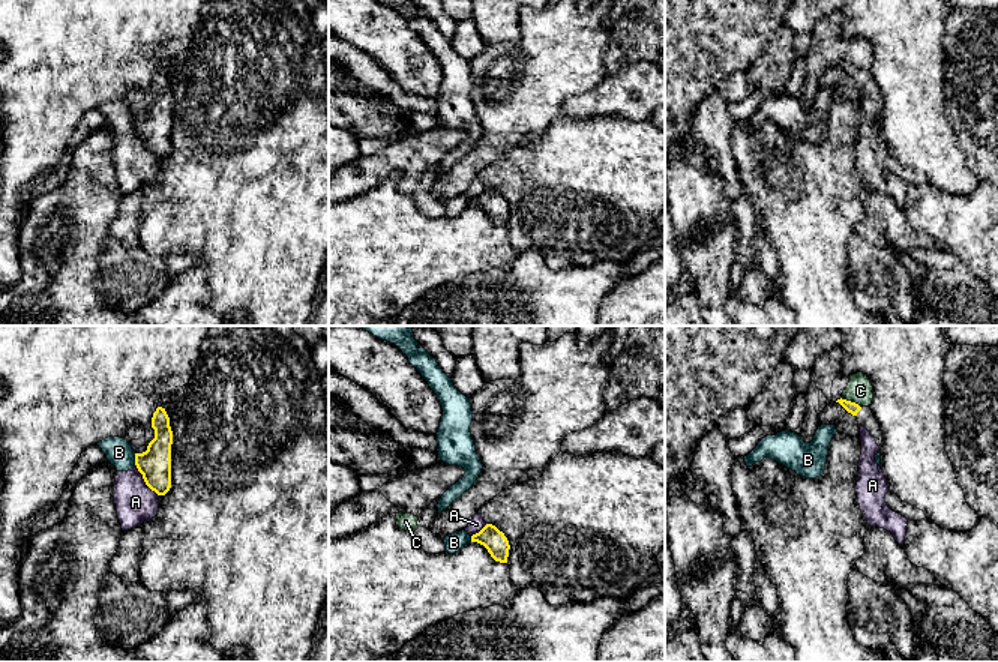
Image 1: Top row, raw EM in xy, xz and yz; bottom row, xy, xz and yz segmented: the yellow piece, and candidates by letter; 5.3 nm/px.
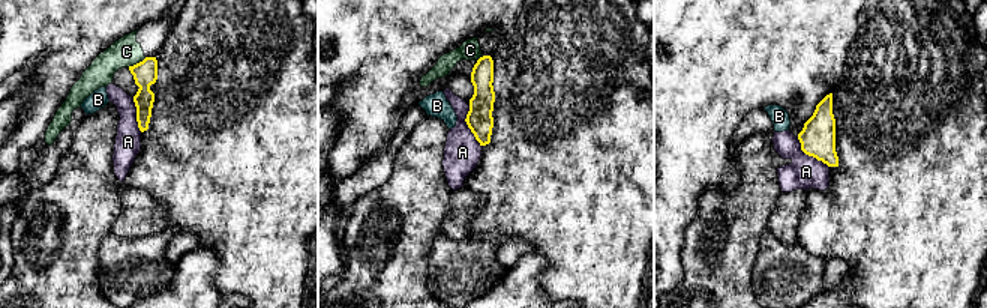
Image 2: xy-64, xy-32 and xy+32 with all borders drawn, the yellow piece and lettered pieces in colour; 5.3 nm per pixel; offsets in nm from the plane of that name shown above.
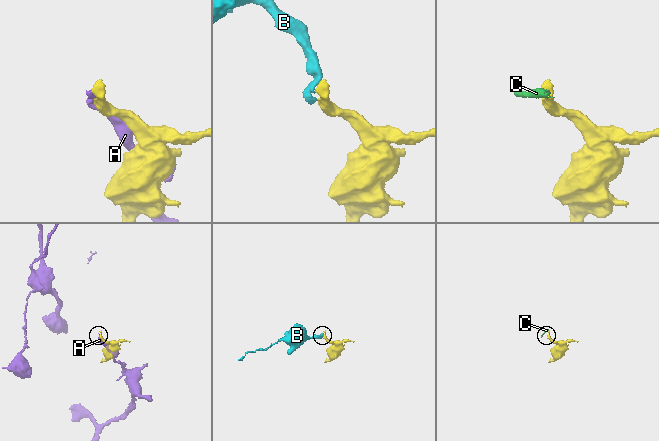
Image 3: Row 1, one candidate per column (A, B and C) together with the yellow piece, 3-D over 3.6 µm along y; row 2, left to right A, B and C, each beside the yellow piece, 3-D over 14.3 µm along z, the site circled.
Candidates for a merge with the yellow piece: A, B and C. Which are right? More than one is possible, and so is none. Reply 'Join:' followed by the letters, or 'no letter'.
Join: no letter

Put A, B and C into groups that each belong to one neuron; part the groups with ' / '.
A B / C

